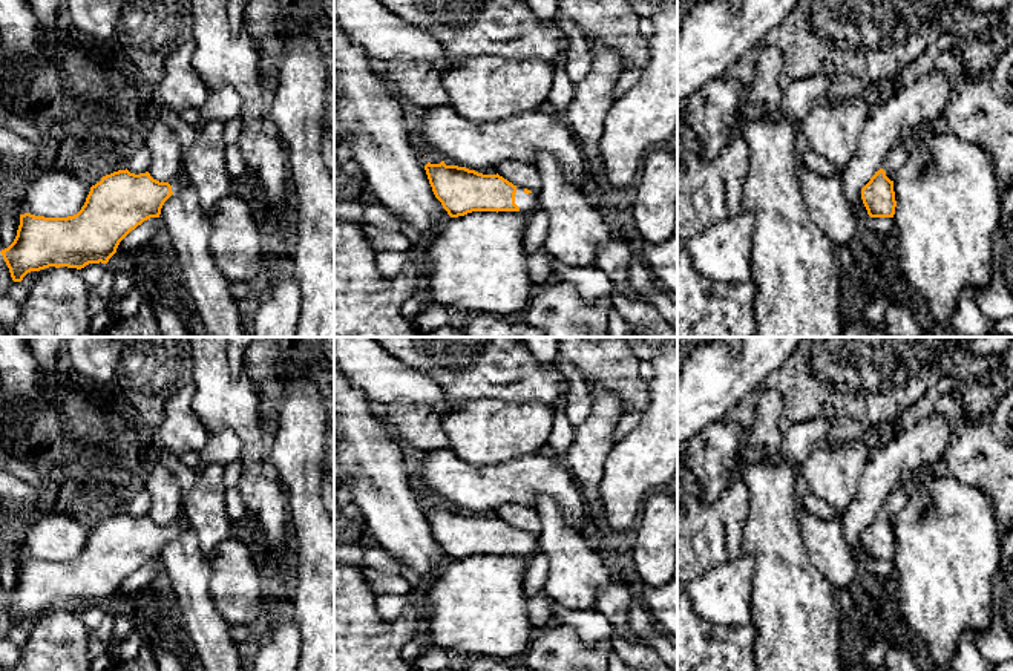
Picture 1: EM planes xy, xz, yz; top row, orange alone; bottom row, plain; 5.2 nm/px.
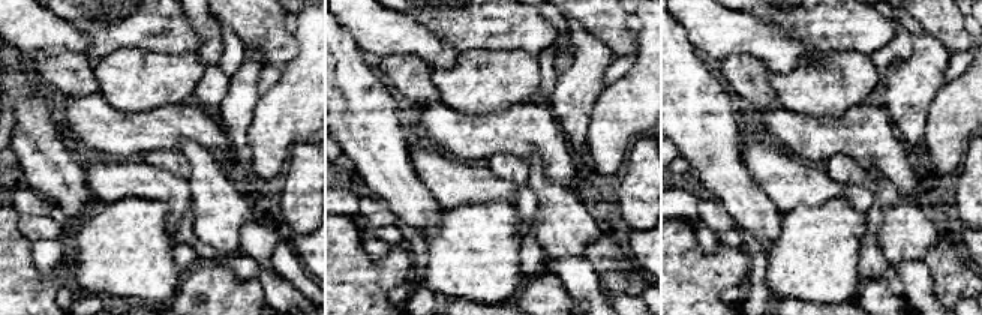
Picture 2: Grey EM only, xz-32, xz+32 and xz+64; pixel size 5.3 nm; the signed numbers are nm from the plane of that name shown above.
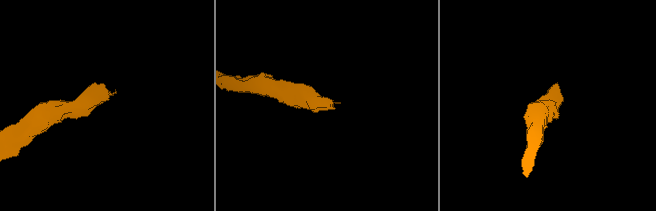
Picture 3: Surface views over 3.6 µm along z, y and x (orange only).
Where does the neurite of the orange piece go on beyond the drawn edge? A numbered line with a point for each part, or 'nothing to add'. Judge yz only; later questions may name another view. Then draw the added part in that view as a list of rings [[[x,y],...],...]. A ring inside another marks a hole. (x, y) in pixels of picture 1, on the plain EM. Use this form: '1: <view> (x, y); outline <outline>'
1: yz (894, 503); outline [[[910,480],[901,484],[900,487],[893,489],[892,493],[884,498],[880,512],[883,512],[886,515],[886,519],[890,524],[893,524],[893,516],[907,506],[910,496],[915,492],[926,492],[926,483],[918,480]]]

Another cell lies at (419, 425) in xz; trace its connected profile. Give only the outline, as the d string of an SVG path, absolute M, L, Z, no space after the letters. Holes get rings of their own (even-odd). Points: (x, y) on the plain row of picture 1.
M408 403L377 409L392 434L400 435L414 449L426 452L451 449L441 426L441 414L423 403Z

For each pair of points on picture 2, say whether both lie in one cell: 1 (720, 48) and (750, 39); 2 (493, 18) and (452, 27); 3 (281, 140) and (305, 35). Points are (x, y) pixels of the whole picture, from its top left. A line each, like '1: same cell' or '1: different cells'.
1: same cell
2: same cell
3: same cell

